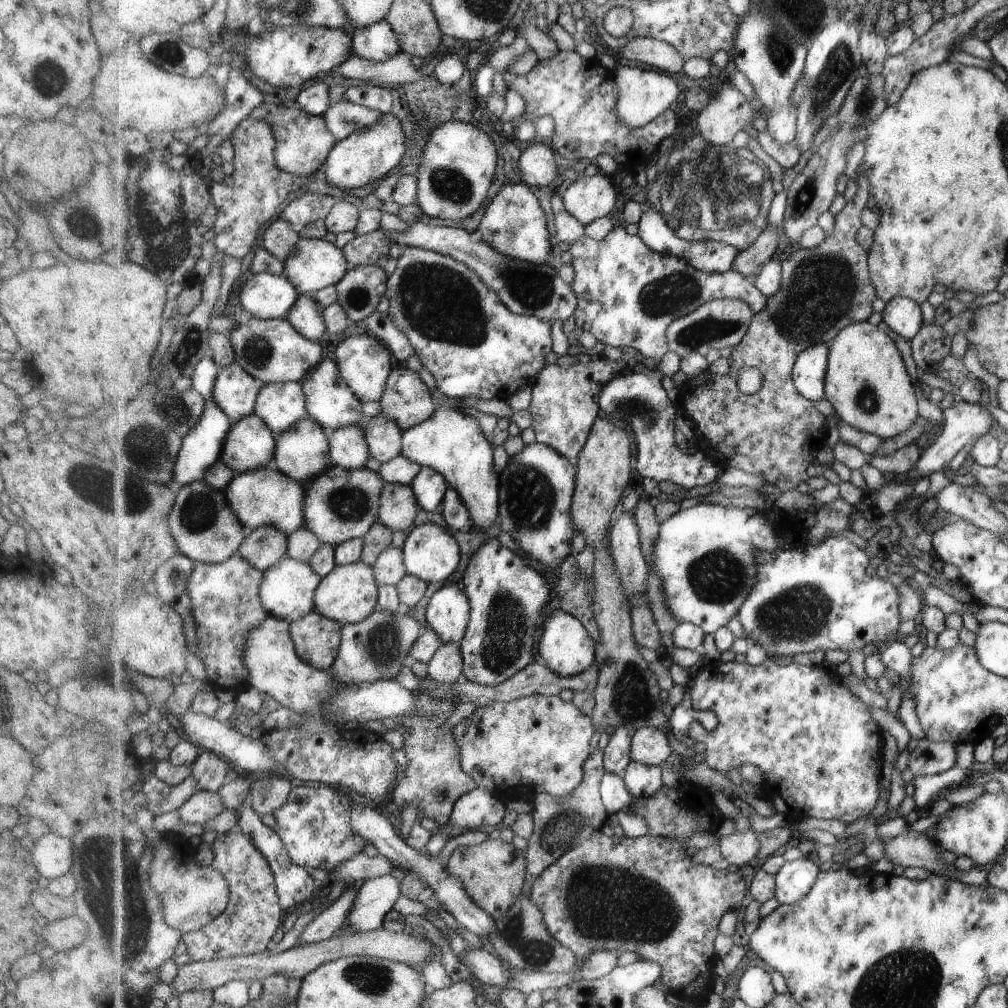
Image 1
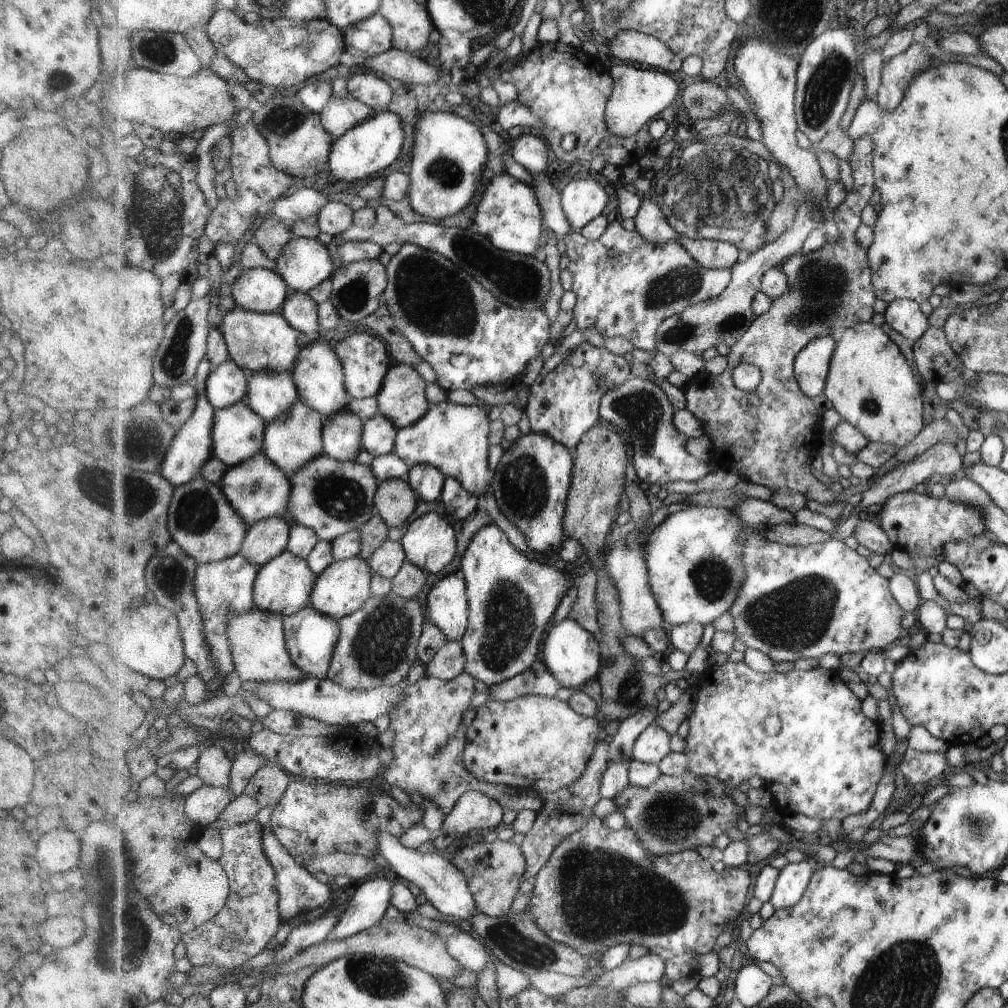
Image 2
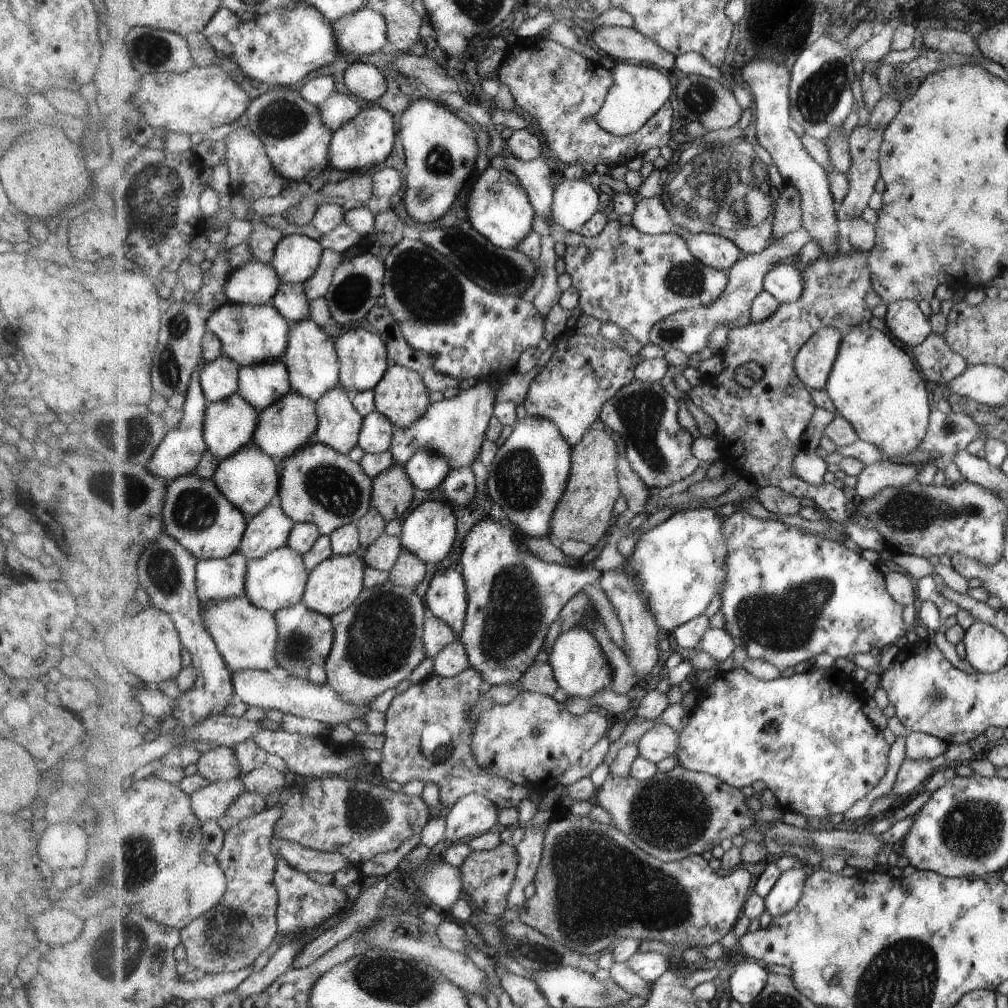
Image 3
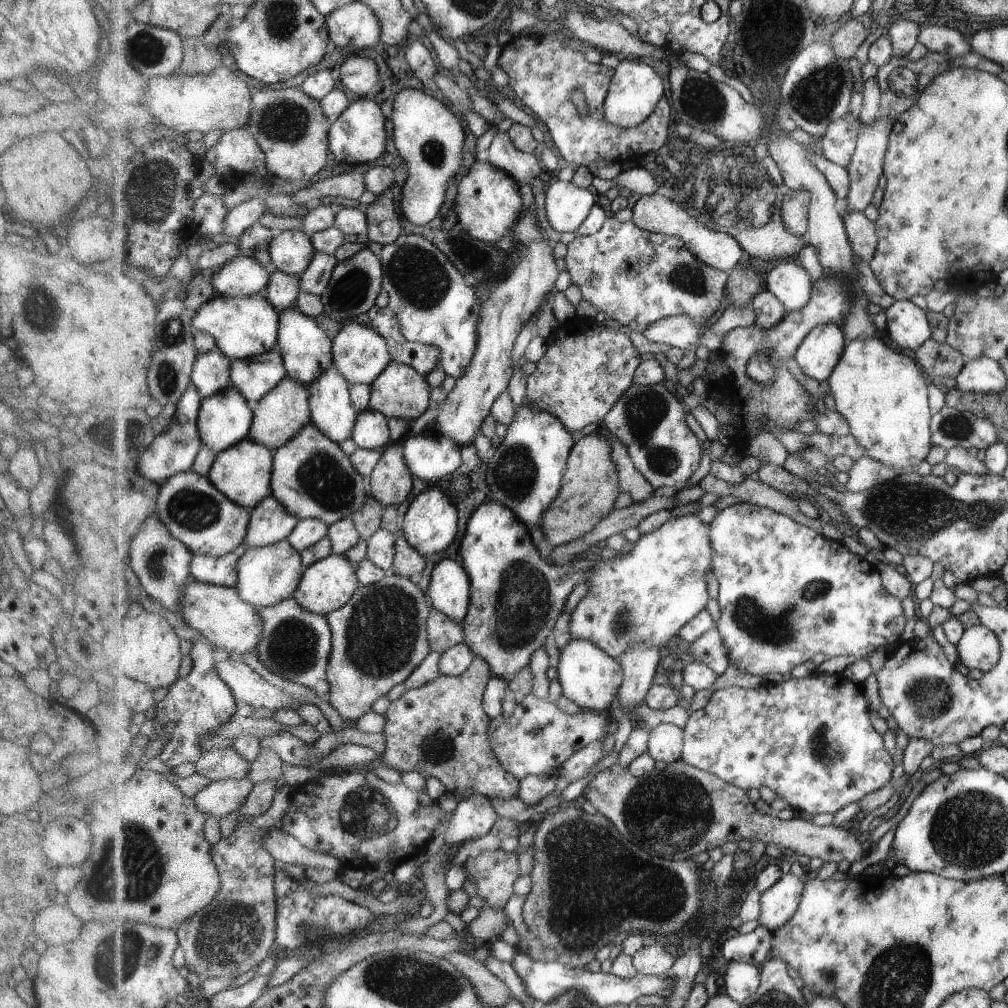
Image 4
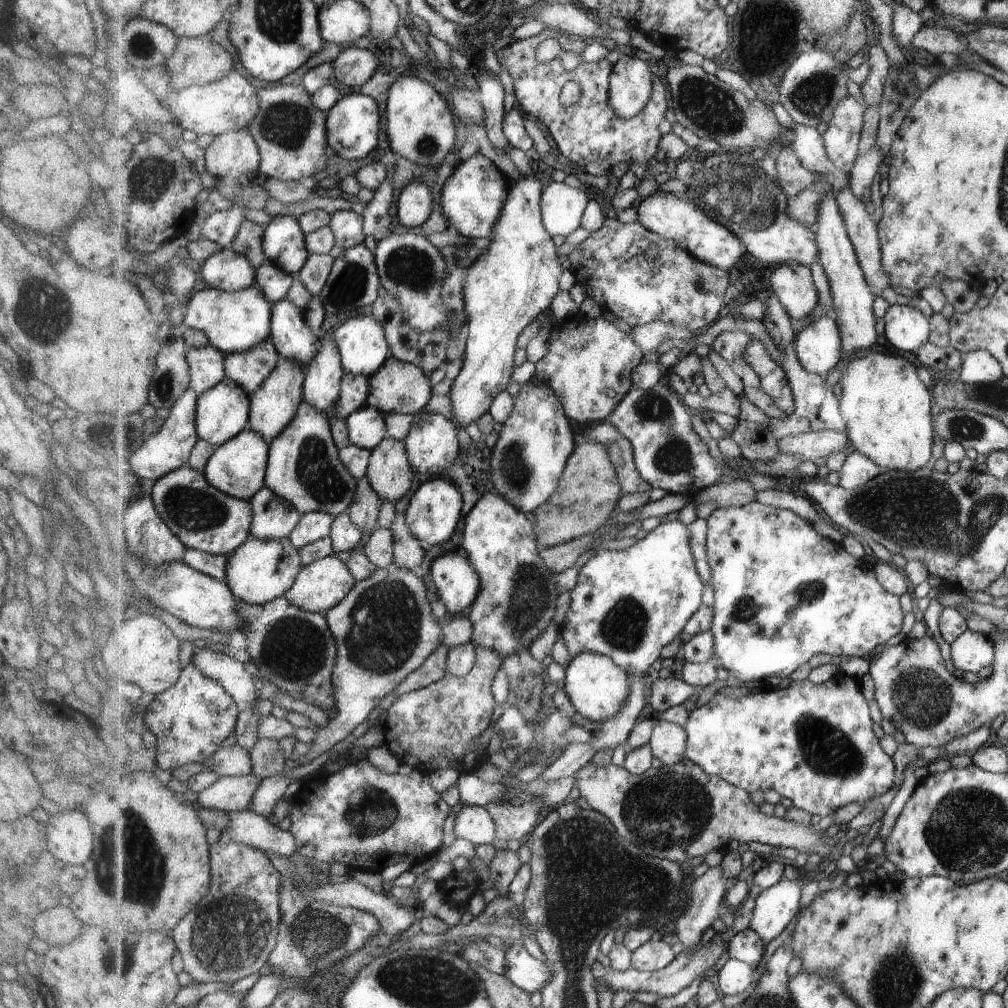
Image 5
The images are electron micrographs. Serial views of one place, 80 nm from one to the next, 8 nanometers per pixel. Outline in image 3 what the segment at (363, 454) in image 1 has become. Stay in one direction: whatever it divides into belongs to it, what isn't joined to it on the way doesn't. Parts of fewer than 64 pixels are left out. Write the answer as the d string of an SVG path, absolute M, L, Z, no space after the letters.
M339 383L316 402L320 422L317 440L346 455L358 445L364 419L351 396L351 392Z

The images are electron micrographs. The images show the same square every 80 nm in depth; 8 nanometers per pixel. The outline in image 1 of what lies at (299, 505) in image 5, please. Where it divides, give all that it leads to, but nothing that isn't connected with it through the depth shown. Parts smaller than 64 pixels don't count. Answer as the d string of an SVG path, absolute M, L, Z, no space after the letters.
M331 465L316 479L305 485L306 524L322 543L342 545L355 537L363 538L379 520L379 500L386 487L384 478L367 467L349 470L339 465Z

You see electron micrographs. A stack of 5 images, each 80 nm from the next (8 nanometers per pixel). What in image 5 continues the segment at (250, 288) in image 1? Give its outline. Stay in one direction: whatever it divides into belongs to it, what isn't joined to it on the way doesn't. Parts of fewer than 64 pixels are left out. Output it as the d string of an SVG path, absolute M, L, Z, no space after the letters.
M222 248L199 264L200 275L207 286L227 292L249 288L257 279L256 268L244 255Z

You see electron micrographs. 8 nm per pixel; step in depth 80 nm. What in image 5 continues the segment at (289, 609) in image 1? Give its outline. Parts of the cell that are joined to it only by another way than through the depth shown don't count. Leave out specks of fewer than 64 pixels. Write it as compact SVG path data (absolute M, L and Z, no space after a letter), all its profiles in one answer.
M251 536L232 555L229 556L228 576L225 580L233 594L239 600L252 605L270 603L284 596L294 586L299 572L304 567L299 549L289 537L277 540L265 540Z

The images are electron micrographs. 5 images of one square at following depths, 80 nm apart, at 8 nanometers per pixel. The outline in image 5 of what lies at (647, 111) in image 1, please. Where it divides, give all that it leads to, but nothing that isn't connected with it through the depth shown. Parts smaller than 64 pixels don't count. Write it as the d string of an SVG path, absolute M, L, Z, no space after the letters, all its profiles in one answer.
M621 53L610 76L611 104L615 112L624 119L643 112L654 94L655 84L646 56Z

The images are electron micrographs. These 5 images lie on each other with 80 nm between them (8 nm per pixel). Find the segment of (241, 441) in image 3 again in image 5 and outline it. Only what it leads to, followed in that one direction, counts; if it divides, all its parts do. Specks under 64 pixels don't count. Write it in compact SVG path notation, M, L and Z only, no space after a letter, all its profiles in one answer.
M229 378L199 395L196 411L196 427L201 439L218 447L242 433L250 426L250 395L246 389L241 388L234 380Z

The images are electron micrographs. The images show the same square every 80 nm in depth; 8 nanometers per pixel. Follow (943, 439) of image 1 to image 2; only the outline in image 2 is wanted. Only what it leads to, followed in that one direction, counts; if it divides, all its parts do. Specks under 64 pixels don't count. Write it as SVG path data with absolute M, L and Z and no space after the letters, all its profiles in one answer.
M946 441L945 443L938 444L929 450L926 450L923 454L920 454L917 458L914 458L908 463L901 463L894 469L887 471L883 475L871 477L868 482L869 485L862 492L863 502L865 504L874 504L877 506L883 506L884 502L897 493L904 493L913 490L917 484L925 482L928 478L933 478L935 474L939 476L945 476L945 474L956 473L959 474L962 470L960 462L960 456L957 453L957 448L952 441Z

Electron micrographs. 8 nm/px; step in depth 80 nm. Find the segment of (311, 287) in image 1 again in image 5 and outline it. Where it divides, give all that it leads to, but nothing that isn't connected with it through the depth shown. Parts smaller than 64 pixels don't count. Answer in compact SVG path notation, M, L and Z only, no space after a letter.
M276 214L264 227L262 243L269 262L290 274L298 273L310 256L298 218Z

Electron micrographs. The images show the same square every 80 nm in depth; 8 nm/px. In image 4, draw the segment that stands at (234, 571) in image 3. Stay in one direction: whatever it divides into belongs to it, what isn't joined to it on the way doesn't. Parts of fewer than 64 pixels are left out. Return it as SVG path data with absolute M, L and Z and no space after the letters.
M241 546L237 551L222 557L194 554L191 561L192 576L201 582L236 588L238 562L245 549L245 546Z

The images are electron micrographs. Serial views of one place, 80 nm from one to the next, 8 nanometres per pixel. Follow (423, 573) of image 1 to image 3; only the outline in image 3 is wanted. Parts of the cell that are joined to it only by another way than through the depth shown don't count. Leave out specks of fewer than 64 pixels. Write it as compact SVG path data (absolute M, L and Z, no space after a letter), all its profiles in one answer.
M449 498L446 500L424 500L411 510L410 515L402 522L402 546L415 553L423 562L435 564L443 560L455 546L457 538L458 516L455 514L455 504Z

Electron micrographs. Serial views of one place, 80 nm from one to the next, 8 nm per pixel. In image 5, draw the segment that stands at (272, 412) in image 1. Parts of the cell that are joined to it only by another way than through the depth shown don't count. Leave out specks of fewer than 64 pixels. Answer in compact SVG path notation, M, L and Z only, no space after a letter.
M265 341L249 351L226 354L227 376L249 394L254 393L278 367L279 359L281 354L273 341Z

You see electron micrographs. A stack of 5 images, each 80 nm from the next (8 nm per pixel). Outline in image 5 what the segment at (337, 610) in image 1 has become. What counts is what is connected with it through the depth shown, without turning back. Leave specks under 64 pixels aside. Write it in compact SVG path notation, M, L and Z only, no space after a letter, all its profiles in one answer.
M329 555L311 564L304 565L302 571L298 574L294 586L284 596L294 605L298 605L299 608L306 609L312 613L325 614L330 608L341 603L357 583L358 580L351 572L349 565L339 560L339 558Z

